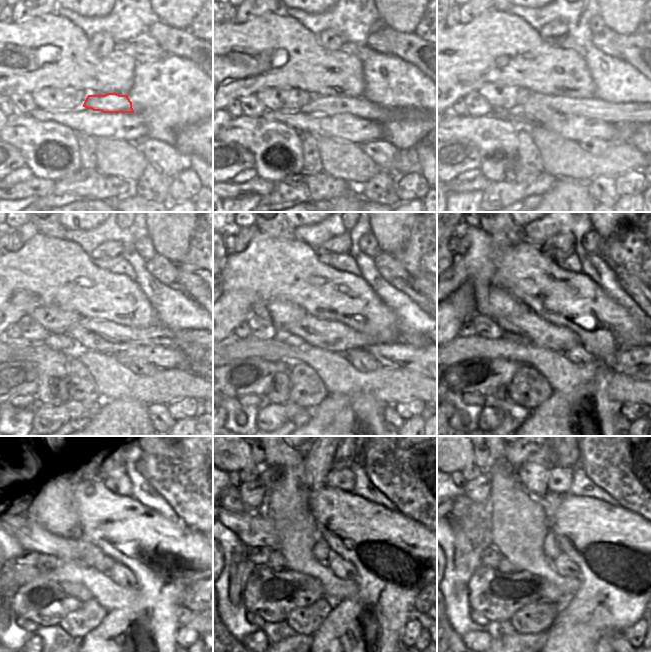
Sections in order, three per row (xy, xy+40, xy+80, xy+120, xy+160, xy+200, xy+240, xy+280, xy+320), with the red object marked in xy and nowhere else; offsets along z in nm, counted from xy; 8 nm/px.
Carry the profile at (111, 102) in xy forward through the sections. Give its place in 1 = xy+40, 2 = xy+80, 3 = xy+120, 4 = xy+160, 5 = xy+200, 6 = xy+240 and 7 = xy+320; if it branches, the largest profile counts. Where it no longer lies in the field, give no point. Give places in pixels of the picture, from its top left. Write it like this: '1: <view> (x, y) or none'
1: xy+40 (318, 104)
2: xy+80 (539, 108)
3: xy+120 (108, 337)
4: xy+160 (335, 336)
5: xy+200 (535, 329)
6: xy+240 (31, 535)
7: xy+320 (479, 534)

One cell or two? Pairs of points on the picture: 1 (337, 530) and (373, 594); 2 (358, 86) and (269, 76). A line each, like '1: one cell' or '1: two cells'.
1: one cell
2: one cell

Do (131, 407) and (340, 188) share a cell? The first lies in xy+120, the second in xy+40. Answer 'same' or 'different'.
different

